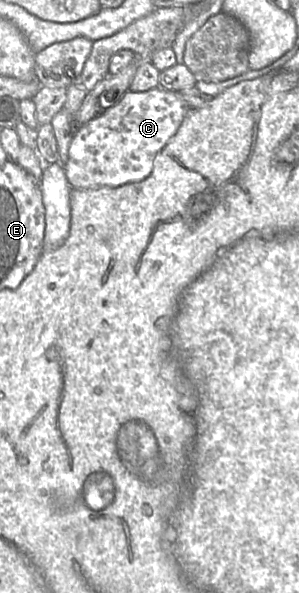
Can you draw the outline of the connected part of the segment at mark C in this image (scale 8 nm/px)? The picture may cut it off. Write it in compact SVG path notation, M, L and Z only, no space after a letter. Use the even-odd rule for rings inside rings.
M157 87L147 91L128 90L112 107L86 124L76 126L63 168L72 188L118 187L145 179L158 153L175 135L188 104L178 91Z

